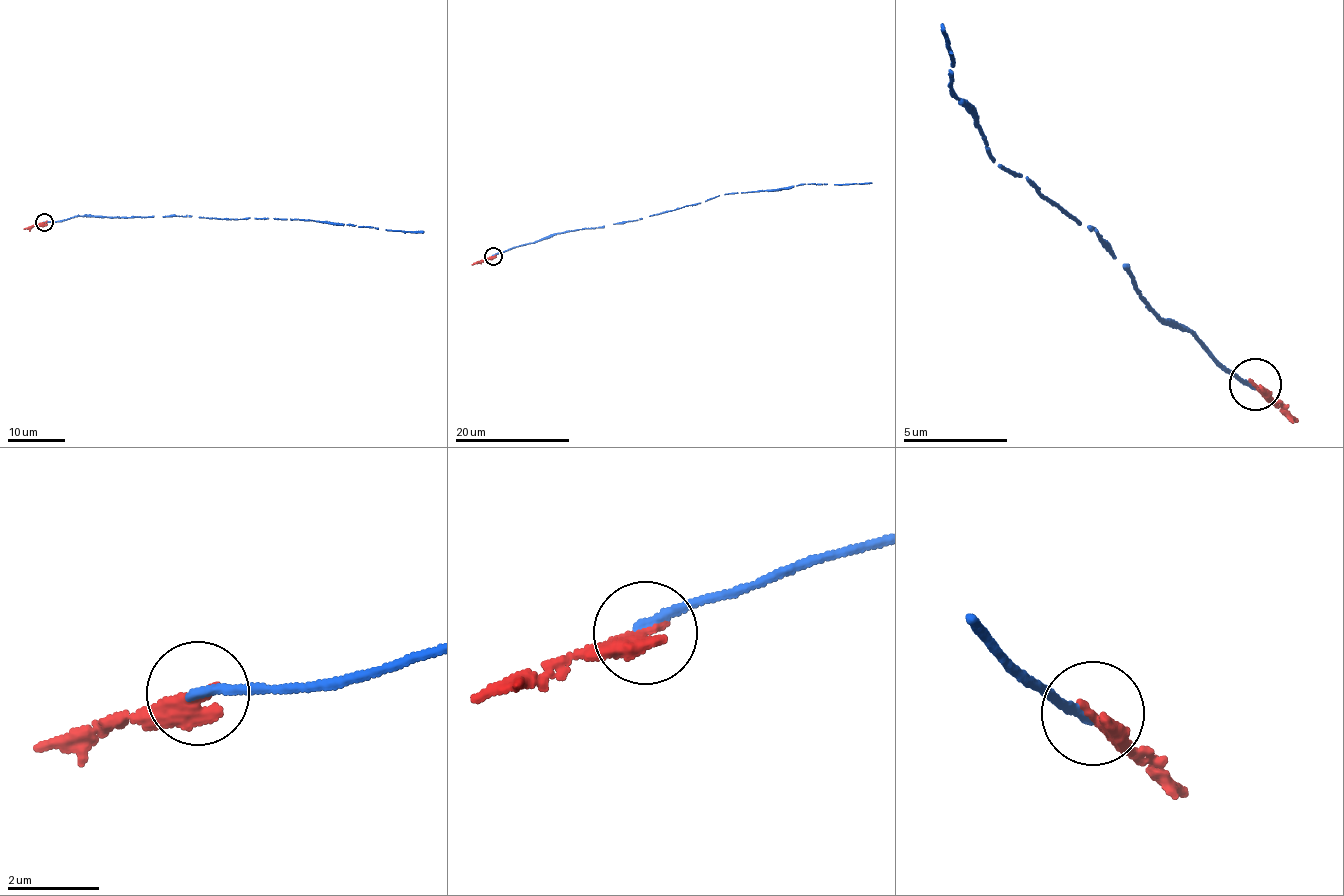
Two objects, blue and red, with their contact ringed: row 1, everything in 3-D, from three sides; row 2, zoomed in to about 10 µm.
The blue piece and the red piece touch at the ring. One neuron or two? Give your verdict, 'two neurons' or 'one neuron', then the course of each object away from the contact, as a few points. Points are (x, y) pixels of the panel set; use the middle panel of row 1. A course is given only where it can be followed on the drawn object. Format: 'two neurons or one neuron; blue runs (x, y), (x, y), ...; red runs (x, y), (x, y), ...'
two neurons; blue runs (494, 255), (557, 233), (640, 220), (725, 194), (777, 190), (801, 183), (872, 183); red runs (494, 257), (472, 264)

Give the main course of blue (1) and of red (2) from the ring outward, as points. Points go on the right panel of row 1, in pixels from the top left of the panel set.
1: (1251, 383), (1193, 329), (1158, 319), (1094, 226), (1053, 206), (992, 157), (971, 106), (951, 96), (943, 28)
2: (1256, 383), (1296, 420)

